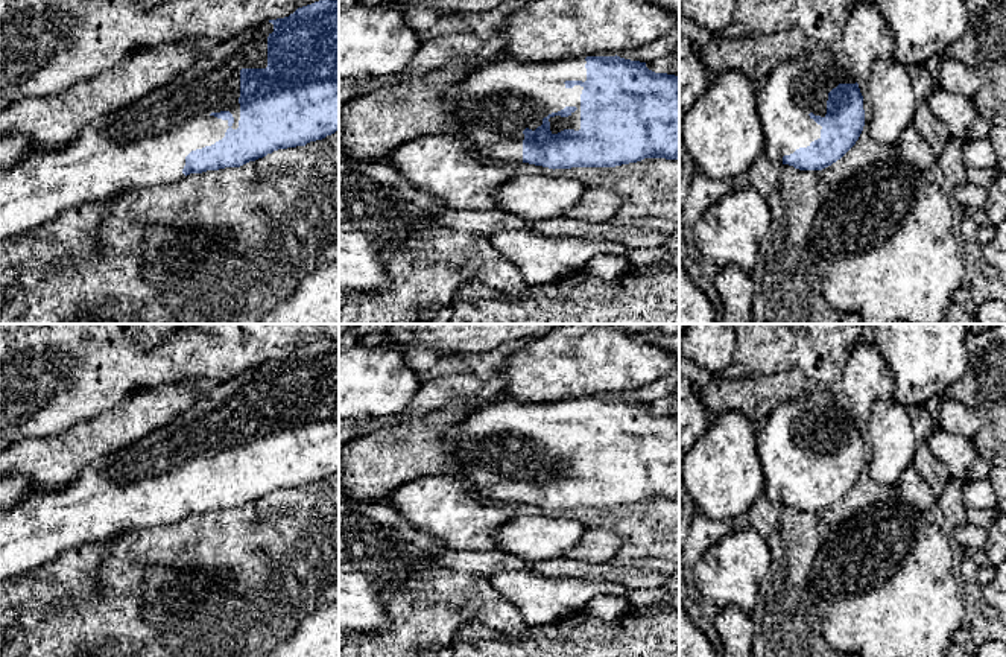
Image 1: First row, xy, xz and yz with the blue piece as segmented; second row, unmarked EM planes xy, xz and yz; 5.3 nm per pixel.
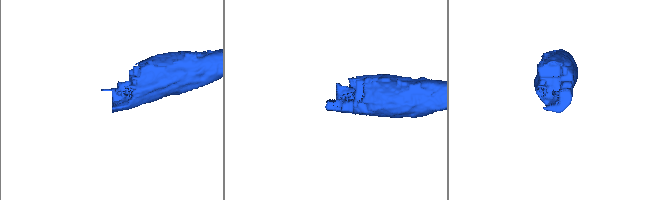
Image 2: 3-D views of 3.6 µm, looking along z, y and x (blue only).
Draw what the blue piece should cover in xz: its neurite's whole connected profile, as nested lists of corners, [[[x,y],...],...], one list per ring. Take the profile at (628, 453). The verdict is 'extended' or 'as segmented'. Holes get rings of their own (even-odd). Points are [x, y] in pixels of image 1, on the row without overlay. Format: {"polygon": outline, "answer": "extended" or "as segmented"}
{"polygon": [[[620,397],[558,398],[552,403],[520,403],[494,398],[453,427],[444,441],[459,464],[459,478],[482,499],[515,502],[549,509],[615,508],[644,499],[679,500],[679,417],[655,414],[646,403]]], "answer": "extended"}

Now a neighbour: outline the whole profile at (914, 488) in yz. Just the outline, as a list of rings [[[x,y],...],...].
[[[910,467],[903,473],[897,488],[904,502],[916,506],[922,513],[927,513],[936,503],[930,485],[915,467]]]

